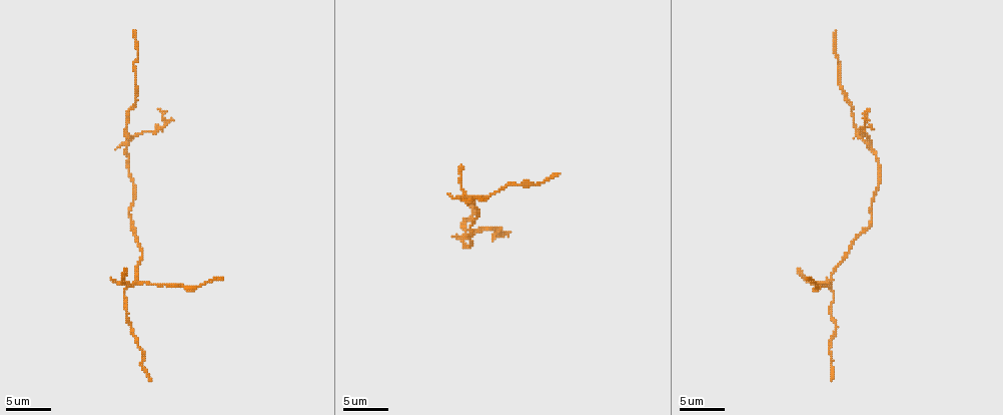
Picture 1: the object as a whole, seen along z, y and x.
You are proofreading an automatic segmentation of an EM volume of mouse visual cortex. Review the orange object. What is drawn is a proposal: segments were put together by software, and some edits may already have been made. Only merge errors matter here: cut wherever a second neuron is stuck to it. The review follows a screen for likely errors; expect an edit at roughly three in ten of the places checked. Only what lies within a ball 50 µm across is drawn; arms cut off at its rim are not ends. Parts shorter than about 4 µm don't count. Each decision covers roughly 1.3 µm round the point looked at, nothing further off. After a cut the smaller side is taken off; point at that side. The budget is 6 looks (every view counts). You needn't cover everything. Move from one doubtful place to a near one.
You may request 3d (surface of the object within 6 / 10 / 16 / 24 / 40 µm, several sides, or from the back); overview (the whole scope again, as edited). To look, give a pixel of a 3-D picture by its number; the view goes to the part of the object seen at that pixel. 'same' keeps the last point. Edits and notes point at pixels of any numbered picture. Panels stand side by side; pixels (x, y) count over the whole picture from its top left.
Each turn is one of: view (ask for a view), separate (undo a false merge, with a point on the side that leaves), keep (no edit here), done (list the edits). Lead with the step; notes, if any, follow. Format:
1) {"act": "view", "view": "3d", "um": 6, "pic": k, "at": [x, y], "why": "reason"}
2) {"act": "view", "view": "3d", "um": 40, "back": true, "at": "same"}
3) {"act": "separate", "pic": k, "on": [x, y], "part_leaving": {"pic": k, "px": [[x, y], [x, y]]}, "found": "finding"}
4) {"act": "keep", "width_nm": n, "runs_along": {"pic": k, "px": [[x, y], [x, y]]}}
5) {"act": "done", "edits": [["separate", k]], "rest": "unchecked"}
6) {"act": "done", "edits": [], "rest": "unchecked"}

{"act": "view", "view": "3d", "um": 16, "pic": 1, "at": [136, 282], "why": "three-way junction"}

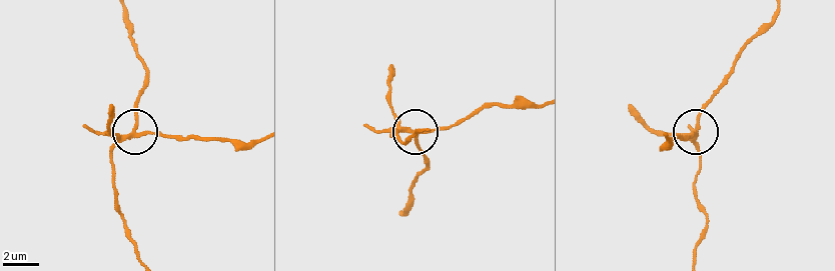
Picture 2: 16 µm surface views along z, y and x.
{"act": "view", "view": "3d", "um": 16, "back": true, "pic": 2, "at": [698, 133]}

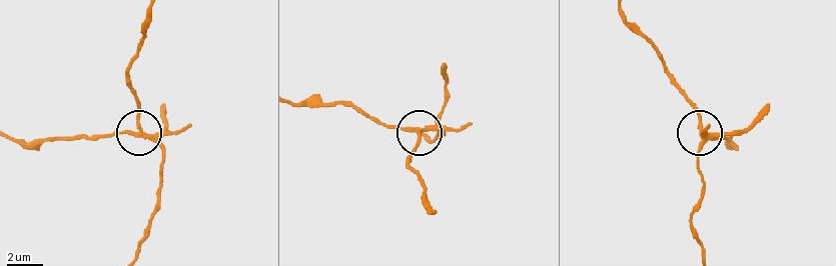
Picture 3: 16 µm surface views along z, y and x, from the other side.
{"act": "separate", "pic": 3, "on": [124, 132], "arms": 3, "found": "two neurons meet here"}

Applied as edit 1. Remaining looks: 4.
{"act": "view", "view": "3d", "um": 10, "pic": 1, "at": [871, 214]}

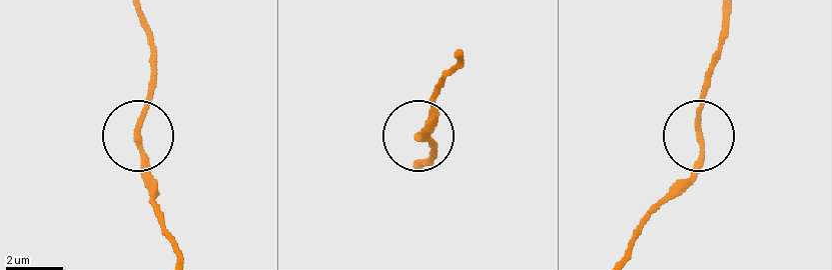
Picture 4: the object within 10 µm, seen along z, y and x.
{"act": "keep", "side_arm_um": 24, "runs_along": {"pic": 4, "px": [[136, 134], [143, 174], [155, 193]]}, "found": "one neuron here"}

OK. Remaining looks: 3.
{"act": "view", "view": "3d", "um": 10, "pic": 1, "at": [860, 138], "why": "three-way junction"}

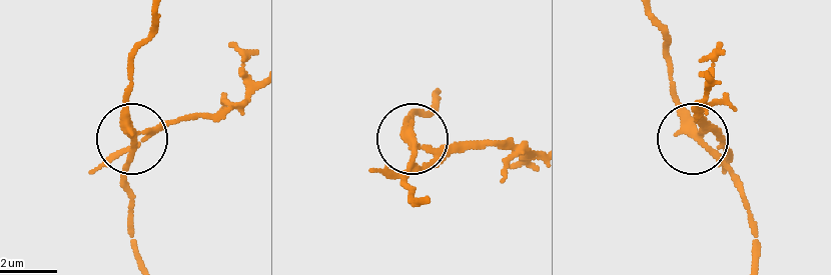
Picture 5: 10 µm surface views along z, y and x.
{"act": "view", "view": "3d", "um": 10, "back": true, "pic": 5, "at": [416, 142]}

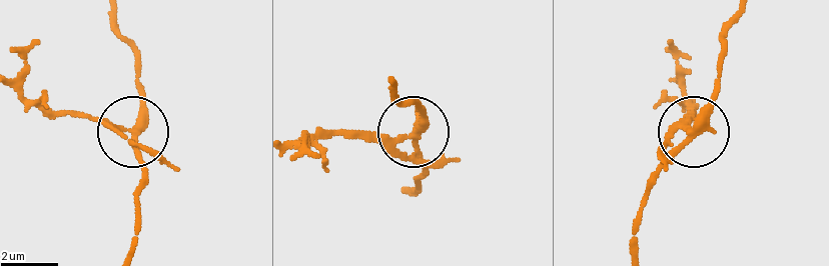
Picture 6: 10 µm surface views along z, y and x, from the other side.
{"act": "separate", "pic": 6, "on": [97, 119], "part_leaving": {"pic": 6, "px": [[132, 133], [34, 106], [20, 78], [39, 44]]}, "found": "a second neuron is stuck on"}

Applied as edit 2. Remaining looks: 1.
{"act": "done", "edits": [["separate", 3], ["separate", 6]], "rest": "unchecked"}

